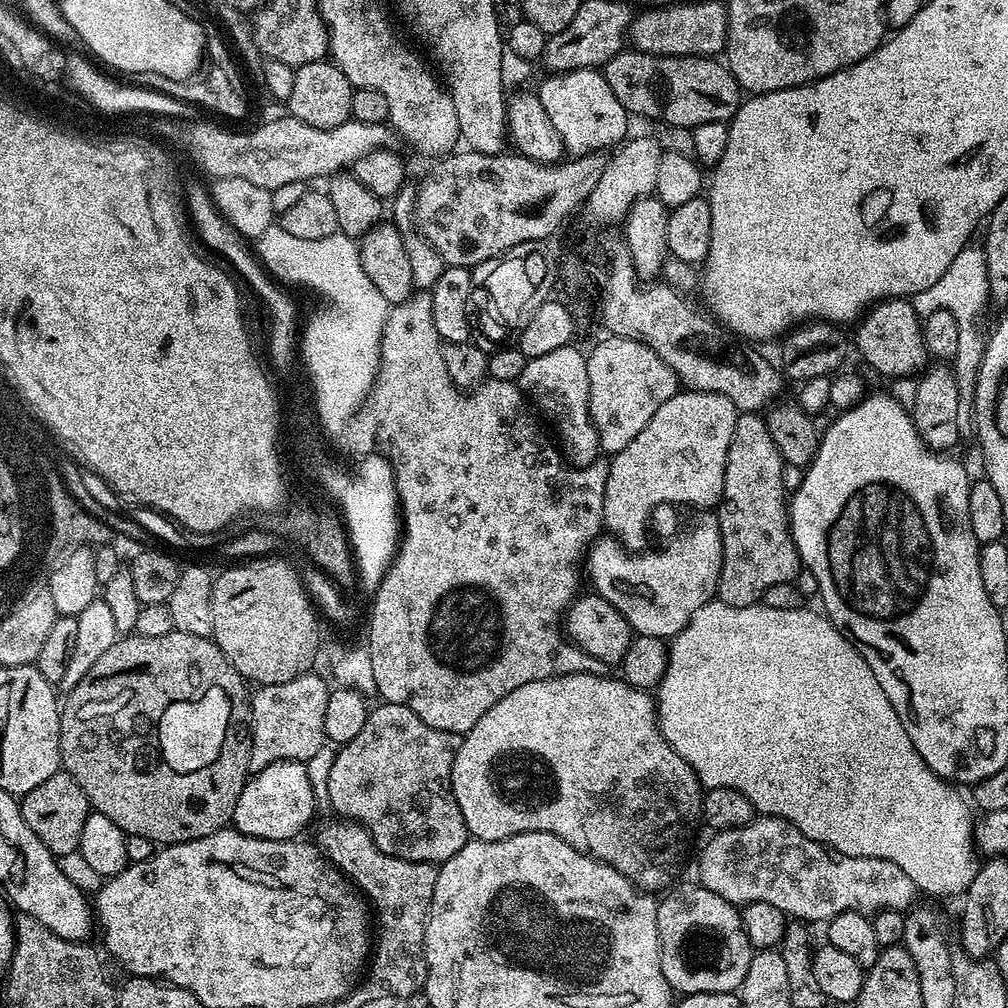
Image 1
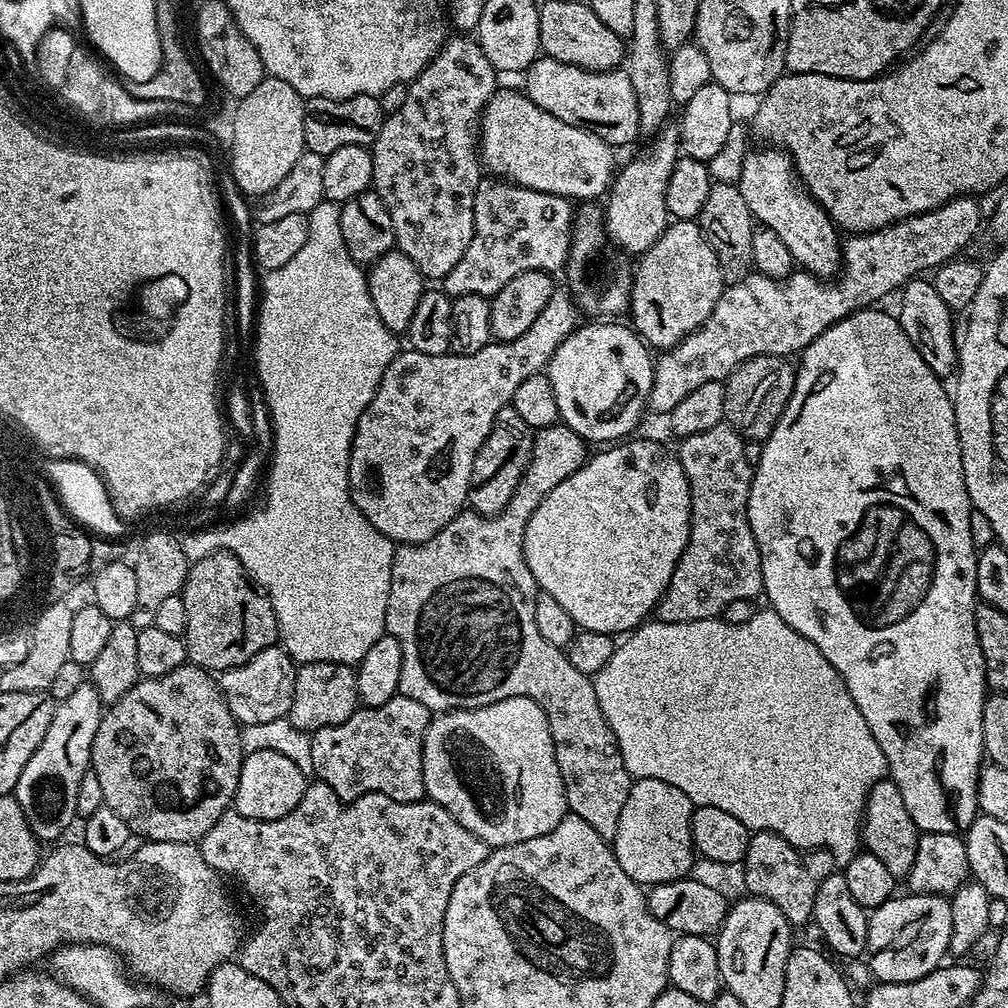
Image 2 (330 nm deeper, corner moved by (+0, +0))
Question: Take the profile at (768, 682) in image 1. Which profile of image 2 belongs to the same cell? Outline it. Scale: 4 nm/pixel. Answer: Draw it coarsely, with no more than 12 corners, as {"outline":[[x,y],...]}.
{"outline":[[776,612],[645,622],[592,685],[635,779],[829,852],[882,746]]}

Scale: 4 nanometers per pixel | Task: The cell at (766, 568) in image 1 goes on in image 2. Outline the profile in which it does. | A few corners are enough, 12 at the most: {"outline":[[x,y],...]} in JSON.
{"outline":[[727,422],[683,437],[692,525],[662,622],[764,591],[754,464]]}

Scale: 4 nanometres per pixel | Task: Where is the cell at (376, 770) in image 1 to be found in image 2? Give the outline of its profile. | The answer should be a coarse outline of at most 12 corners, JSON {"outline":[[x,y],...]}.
{"outline":[[399,694],[311,733],[315,779],[345,802],[425,799],[433,713]]}

